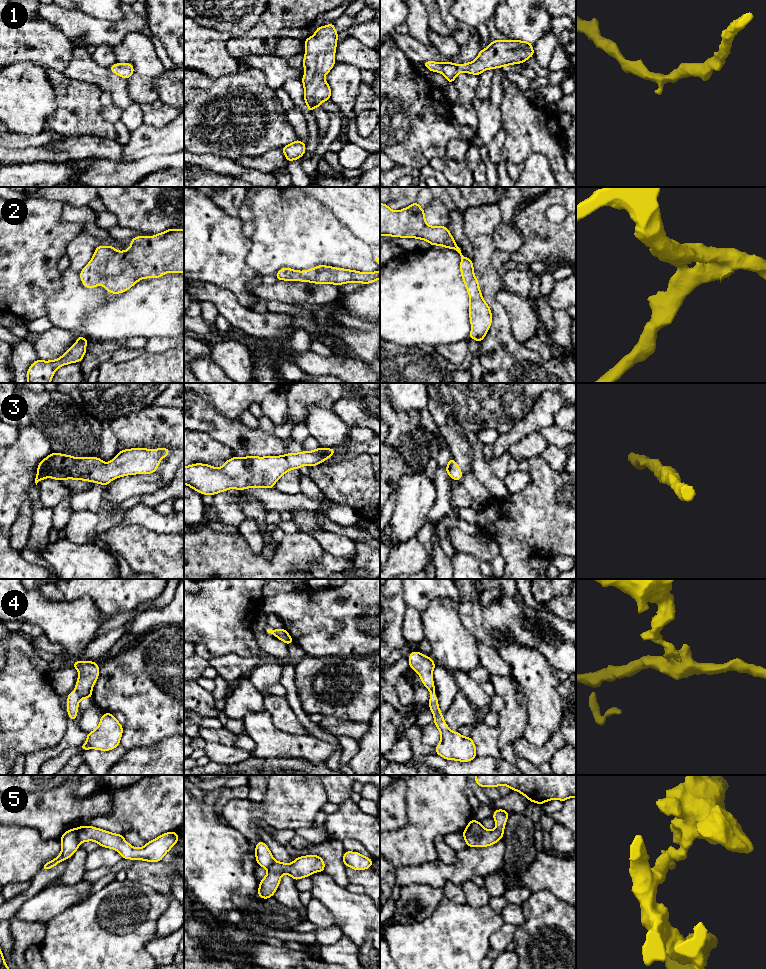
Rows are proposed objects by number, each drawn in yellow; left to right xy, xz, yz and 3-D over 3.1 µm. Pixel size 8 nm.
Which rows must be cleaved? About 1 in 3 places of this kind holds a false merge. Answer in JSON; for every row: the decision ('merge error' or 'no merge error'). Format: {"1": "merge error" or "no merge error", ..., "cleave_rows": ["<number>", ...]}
{"1": "no merge error", "2": "no merge error", "3": "no merge error", "4": "merge error", "5": "merge error", "cleave_rows": ["4", "5"]}

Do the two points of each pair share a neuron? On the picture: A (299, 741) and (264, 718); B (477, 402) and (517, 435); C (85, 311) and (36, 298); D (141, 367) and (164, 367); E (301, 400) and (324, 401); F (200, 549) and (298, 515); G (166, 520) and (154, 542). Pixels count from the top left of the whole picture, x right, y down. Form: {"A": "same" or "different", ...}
{"A": "same", "B": "different", "C": "different", "D": "same", "E": "same", "F": "different", "G": "different"}

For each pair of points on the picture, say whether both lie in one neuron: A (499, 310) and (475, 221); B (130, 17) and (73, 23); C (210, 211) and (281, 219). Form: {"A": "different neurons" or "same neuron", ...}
{"A": "same neuron", "B": "same neuron", "C": "different neurons"}

